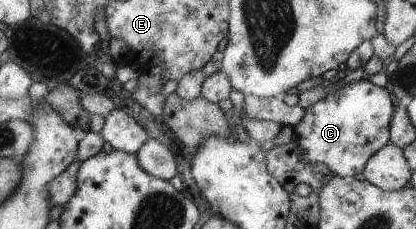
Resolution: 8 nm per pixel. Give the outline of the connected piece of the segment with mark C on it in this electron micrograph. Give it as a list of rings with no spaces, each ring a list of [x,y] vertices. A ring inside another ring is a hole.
[[[366,39],[350,53],[349,59],[345,62],[347,64],[346,69],[353,70],[353,73],[351,77],[348,70],[342,74],[345,78],[344,86],[308,107],[304,111],[303,117],[293,126],[294,138],[298,143],[298,150],[300,150],[300,156],[304,162],[322,163],[335,175],[354,177],[358,172],[364,170],[366,163],[373,154],[391,142],[389,126],[395,111],[394,104],[397,103],[395,97],[386,88],[379,87],[370,80],[354,75],[356,74],[354,69],[357,70],[360,66],[364,66],[372,56],[374,56],[372,42],[370,39]]]

